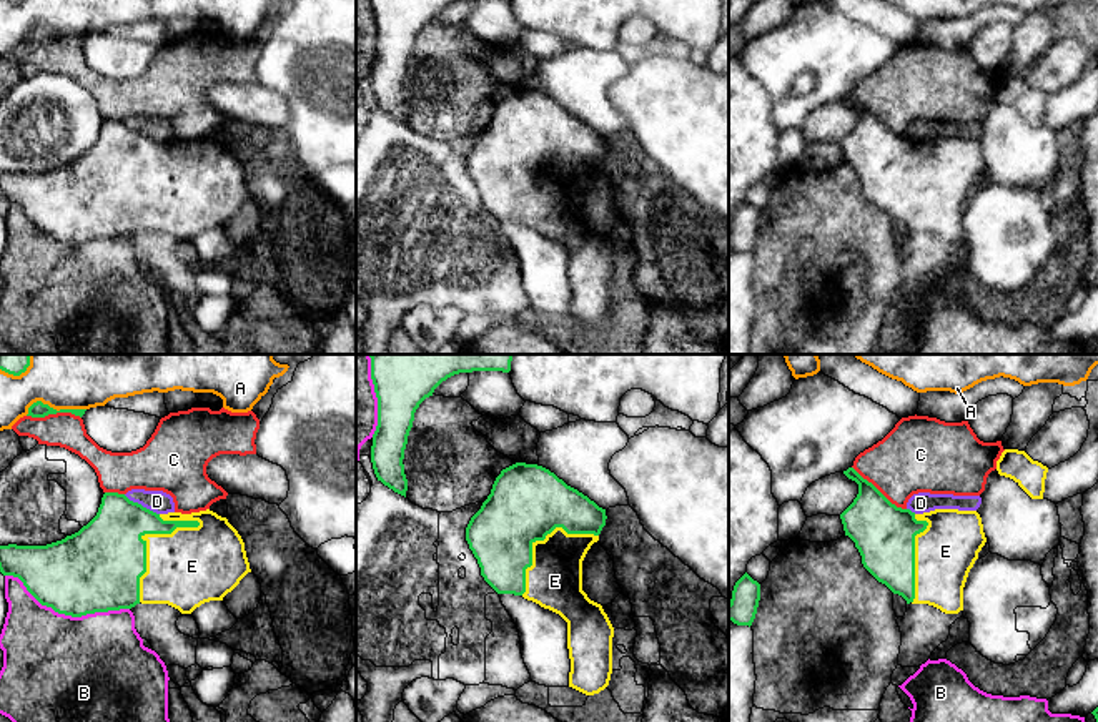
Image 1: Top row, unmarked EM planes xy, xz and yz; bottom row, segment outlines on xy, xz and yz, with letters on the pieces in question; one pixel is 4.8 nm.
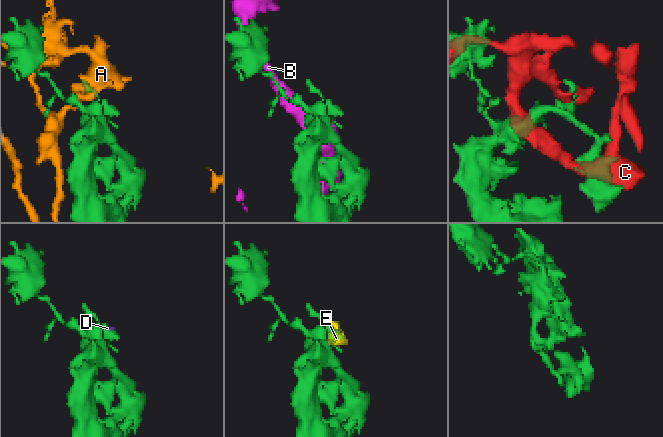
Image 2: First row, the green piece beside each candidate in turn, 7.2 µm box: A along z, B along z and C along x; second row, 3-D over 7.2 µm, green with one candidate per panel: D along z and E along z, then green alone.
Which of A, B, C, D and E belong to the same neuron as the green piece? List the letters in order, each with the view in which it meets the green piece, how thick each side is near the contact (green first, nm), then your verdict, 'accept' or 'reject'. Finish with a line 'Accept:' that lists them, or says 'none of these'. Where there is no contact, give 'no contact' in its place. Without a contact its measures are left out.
A: contact in xy; calibres 80 and 180 nm; reject
B: contact in xy; calibres 400 and 500 nm; reject
C: contact in xy; calibres 80 and 170 nm; reject
D: contact in xy; calibres 320 and 110 nm; reject
E: contact in xy; calibres 400 and 360 nm; accept
Accept: E

